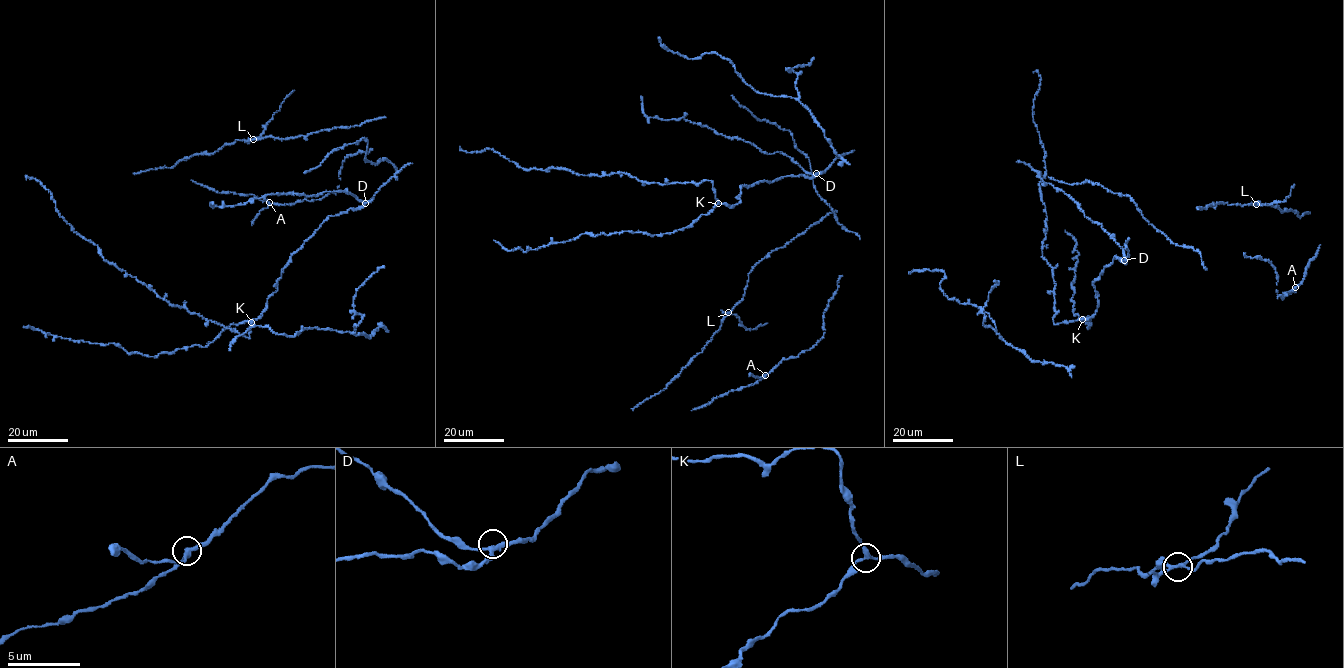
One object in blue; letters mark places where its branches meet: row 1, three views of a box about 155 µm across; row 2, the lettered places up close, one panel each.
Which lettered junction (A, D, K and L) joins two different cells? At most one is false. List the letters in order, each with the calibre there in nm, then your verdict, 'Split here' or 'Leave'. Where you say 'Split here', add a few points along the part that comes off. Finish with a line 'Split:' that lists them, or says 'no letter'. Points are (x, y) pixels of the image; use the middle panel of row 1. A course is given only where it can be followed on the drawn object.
A: Thickness 260 nm. Leave
D: Thickness 240 nm. Leave
K: Thickness 240 nm. Leave
L: Thickness 240 nm. Split here. Course of the part to remove: (727, 313), (735, 315), (747, 329), (755, 329), (768, 322)
Split: L

